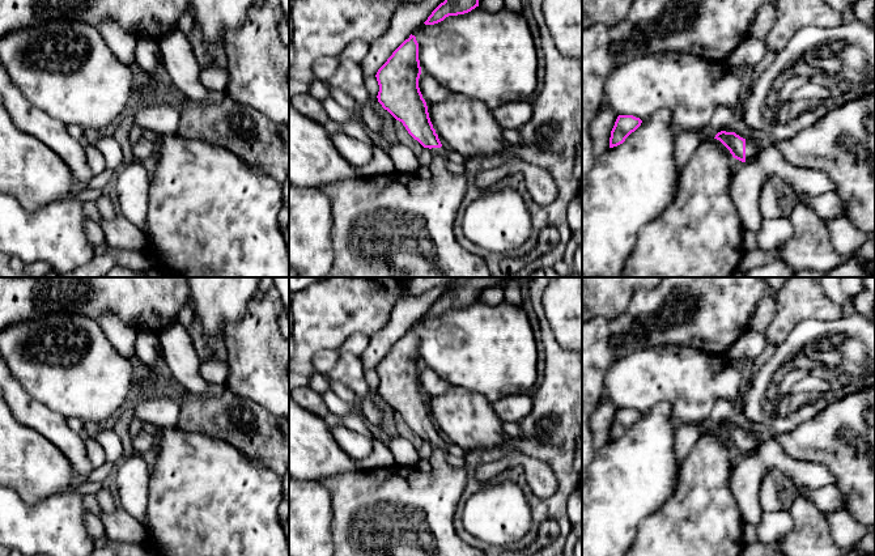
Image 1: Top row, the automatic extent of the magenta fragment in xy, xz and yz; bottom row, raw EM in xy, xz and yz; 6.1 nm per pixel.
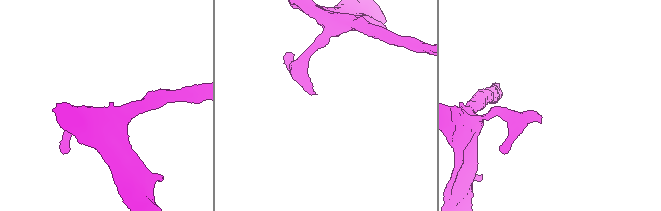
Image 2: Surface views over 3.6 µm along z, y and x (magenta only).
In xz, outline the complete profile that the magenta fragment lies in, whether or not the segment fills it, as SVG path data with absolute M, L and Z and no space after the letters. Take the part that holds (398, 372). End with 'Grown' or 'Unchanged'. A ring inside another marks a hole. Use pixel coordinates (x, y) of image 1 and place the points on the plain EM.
M411 327L378 362L377 391L415 433L430 442L432 471L394 464L320 479L319 484L331 495L334 556L487 556L456 532L454 515L466 492L467 471L446 462L447 441L441 437L430 415L419 381L420 368L419 336Z. Grown

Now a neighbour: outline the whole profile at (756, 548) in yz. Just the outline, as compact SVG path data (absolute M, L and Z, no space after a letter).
M780 542L772 543L744 543L739 556L770 556L773 553L780 553Z

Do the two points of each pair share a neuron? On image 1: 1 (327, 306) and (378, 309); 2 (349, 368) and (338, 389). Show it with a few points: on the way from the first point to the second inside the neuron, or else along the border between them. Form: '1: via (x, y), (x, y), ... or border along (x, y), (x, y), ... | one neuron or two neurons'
1: via (340, 306), (365, 308) | one neuron
2: border along (327, 377), (344, 383), (359, 400) | two neurons

